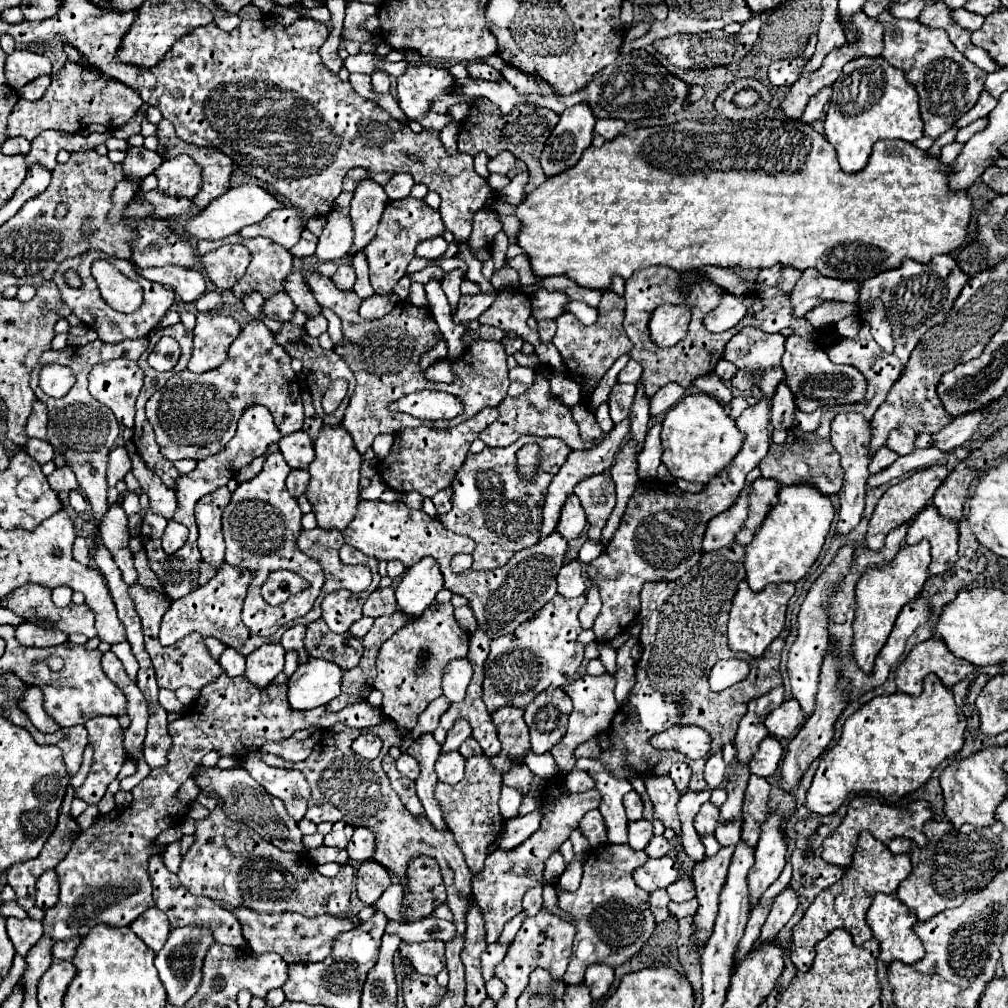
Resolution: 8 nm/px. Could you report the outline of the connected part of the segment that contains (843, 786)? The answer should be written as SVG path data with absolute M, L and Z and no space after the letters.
M928 674L924 678L924 690L918 698L904 692L896 692L890 696L876 696L846 720L838 744L822 756L812 786L806 794L806 804L812 812L834 814L850 794L858 792L876 792L886 802L896 804L902 796L918 790L932 776L938 764L942 764L948 758L954 758L962 750L964 730L966 730L966 716L956 706L952 690L948 690L936 674Z

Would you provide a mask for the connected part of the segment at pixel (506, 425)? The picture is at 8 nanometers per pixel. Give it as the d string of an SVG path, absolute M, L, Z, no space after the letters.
M536 370L536 380L534 384L520 396L516 398L504 398L498 406L500 418L498 422L492 422L486 430L482 430L480 440L486 446L510 446L514 444L522 434L536 434L536 436L558 436L564 442L568 442L568 446L572 450L590 450L596 442L584 442L580 432L578 432L578 424L572 418L572 410L568 406L564 406L558 398L554 398L550 394L550 382L548 376L542 370Z

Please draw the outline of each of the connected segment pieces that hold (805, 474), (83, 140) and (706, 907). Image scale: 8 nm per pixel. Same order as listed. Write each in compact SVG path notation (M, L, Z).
M832 412L824 414L822 418L822 436L818 432L802 432L796 426L788 430L788 440L784 444L772 444L768 454L760 460L758 468L762 470L764 478L776 478L784 486L792 484L812 484L822 494L836 494L842 488L844 470L840 466L838 452L830 444L830 420L834 418Z
M46 130L42 132L38 138L32 140L32 148L26 154L26 162L28 166L34 162L42 162L46 168L54 168L56 166L56 154L58 150L90 150L96 148L98 144L104 144L108 140L108 132L106 134L90 134L90 136L82 136L82 134L66 134L66 132L58 132L58 130Z
M734 846L720 848L720 852L712 858L706 858L706 862L700 862L694 866L692 880L696 886L696 896L700 900L698 912L696 912L696 946L702 946L706 938L710 938L716 914L718 914L718 898L720 890L726 882L726 872L730 866Z

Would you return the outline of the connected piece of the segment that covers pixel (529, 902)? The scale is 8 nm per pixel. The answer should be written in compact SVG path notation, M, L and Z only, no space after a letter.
M542 886L534 888L534 890L528 890L526 892L526 898L524 898L524 904L522 904L522 912L530 918L534 918L540 910L542 910Z

